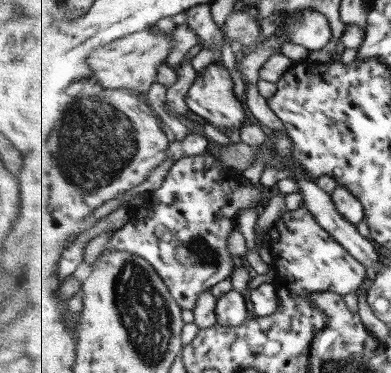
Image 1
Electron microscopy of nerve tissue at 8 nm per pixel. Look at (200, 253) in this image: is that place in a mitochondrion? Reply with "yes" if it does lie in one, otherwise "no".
yes

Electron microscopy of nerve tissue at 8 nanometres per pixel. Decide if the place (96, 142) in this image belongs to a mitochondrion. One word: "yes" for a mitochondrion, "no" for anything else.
yes

